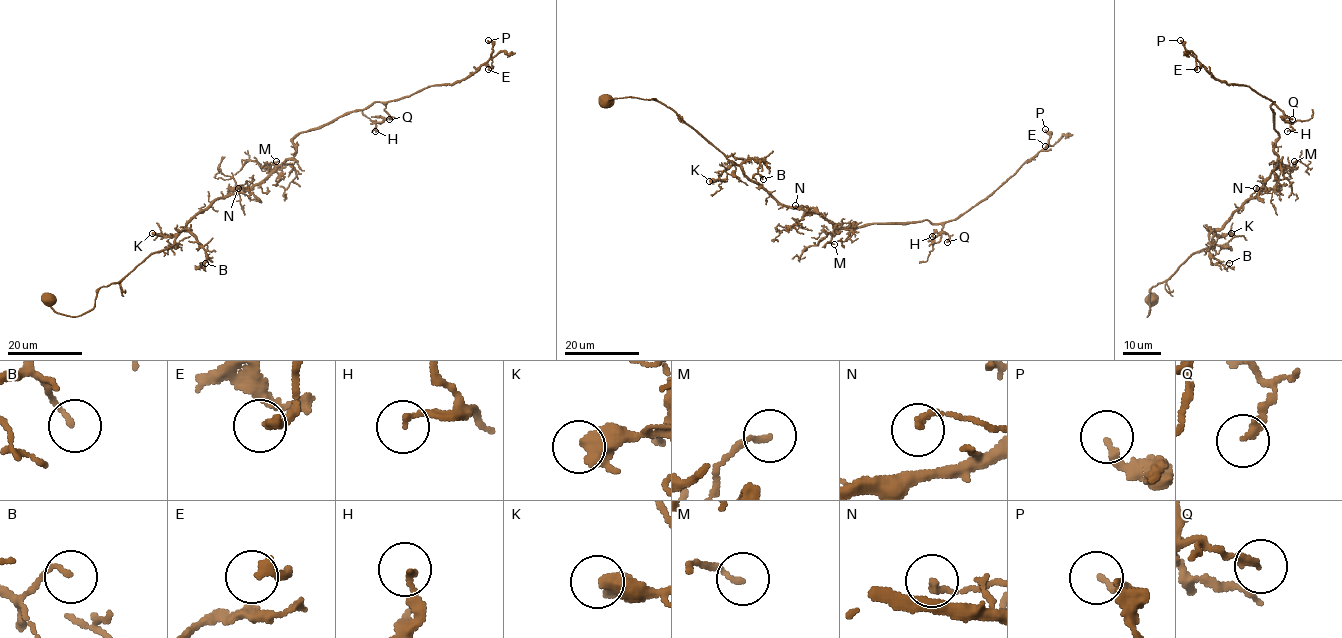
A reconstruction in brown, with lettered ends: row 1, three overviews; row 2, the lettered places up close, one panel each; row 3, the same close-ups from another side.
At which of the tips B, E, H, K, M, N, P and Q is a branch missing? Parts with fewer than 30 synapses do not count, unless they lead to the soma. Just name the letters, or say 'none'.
none

